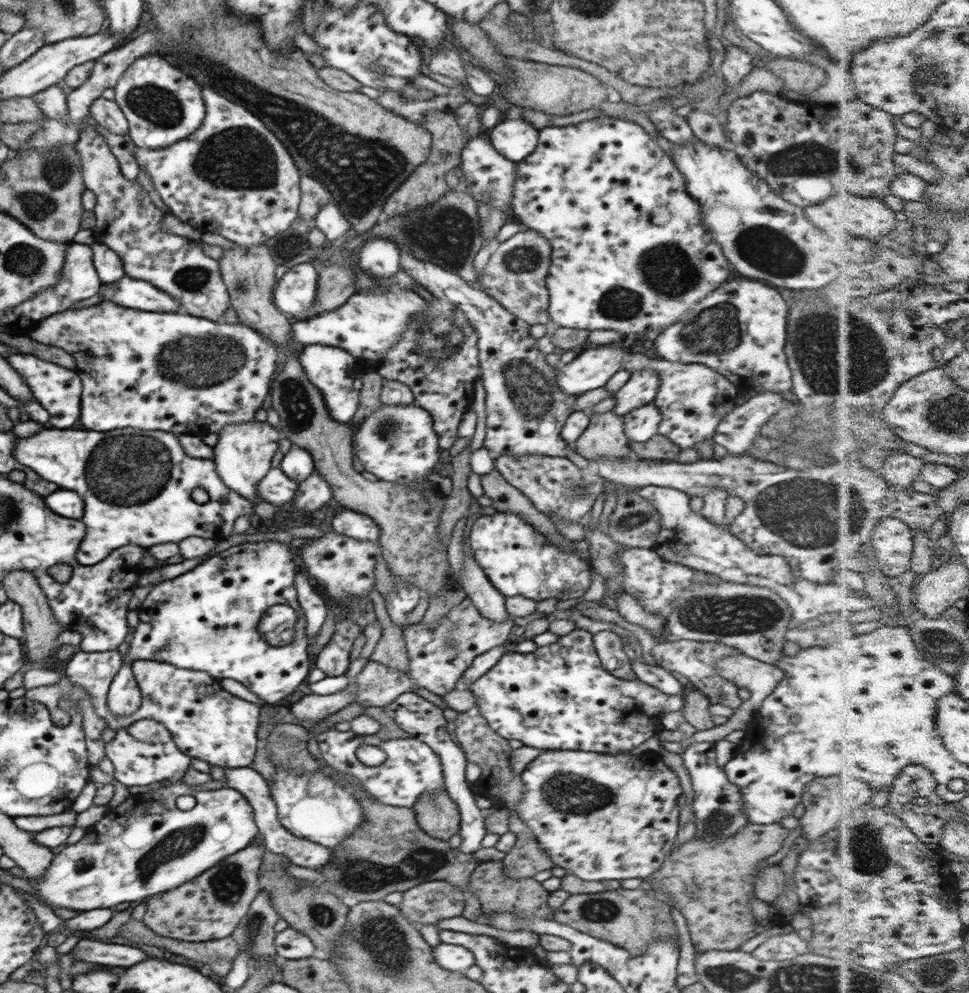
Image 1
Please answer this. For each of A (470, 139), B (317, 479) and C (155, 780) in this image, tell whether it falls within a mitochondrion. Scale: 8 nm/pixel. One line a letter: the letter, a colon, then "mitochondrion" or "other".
A: other
B: other
C: other

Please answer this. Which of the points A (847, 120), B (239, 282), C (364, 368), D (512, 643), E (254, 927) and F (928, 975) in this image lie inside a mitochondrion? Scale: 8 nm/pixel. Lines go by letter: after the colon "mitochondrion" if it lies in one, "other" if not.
A: other
B: mitochondrion
C: other
D: other
E: mitochondrion
F: mitochondrion

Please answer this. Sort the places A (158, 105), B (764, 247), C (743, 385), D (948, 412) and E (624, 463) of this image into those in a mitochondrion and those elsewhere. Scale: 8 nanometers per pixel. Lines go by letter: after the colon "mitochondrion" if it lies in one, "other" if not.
A: mitochondrion
B: mitochondrion
C: other
D: mitochondrion
E: other

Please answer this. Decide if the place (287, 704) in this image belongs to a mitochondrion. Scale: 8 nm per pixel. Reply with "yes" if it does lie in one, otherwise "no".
no

